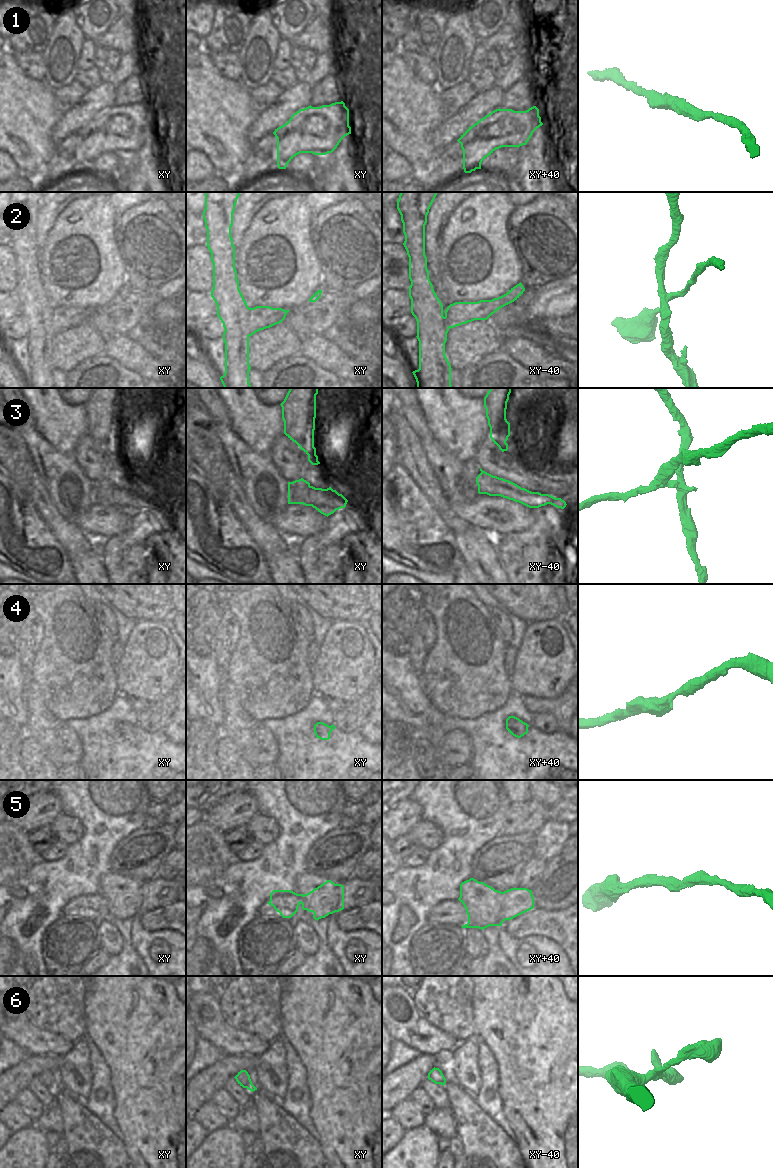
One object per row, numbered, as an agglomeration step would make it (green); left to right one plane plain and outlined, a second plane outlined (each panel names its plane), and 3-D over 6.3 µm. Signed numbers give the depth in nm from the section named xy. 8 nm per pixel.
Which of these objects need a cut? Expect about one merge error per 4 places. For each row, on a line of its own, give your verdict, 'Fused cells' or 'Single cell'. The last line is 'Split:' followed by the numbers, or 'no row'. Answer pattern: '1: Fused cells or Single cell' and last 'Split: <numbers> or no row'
1: Single cell
2: Fused cells
3: Fused cells
4: Single cell
5: Single cell
6: Single cell
Split: 2, 3

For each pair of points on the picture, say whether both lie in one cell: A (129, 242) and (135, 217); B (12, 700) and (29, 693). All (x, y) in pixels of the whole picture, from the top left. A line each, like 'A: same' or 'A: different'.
A: same
B: different

